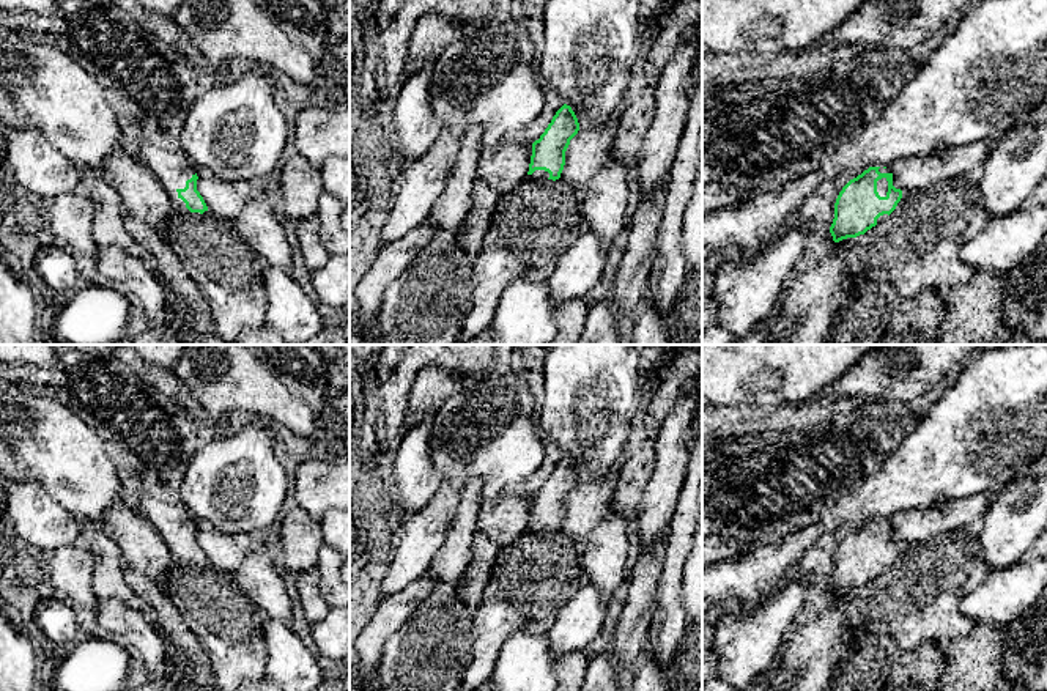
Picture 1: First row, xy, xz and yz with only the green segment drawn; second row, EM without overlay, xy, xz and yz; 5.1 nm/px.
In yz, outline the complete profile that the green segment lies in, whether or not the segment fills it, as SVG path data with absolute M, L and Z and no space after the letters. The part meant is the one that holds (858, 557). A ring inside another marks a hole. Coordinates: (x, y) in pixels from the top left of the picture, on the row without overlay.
M891 518L869 519L850 532L834 556L830 586L834 595L856 590L888 570L907 543L893 538Z

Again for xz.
M564 456L540 491L532 496L527 527L538 532L559 532L565 518L565 504L578 483L579 475L575 464Z

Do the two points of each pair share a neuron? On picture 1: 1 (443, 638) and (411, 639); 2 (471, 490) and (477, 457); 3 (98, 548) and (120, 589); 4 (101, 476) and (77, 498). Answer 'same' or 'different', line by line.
1: same
2: different
3: same
4: same

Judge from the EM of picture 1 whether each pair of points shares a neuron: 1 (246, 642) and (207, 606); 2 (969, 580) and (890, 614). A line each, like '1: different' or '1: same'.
1: same
2: same

